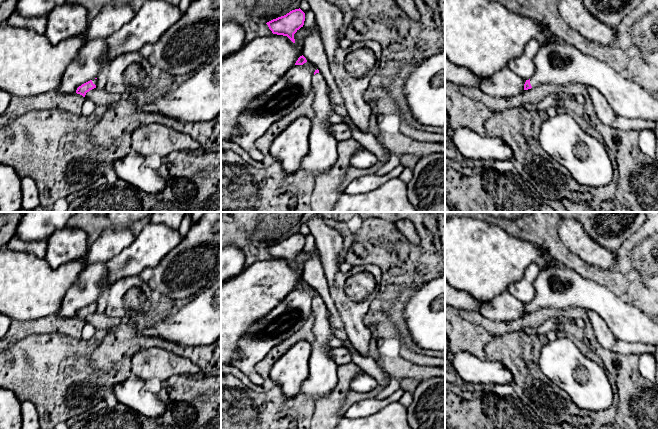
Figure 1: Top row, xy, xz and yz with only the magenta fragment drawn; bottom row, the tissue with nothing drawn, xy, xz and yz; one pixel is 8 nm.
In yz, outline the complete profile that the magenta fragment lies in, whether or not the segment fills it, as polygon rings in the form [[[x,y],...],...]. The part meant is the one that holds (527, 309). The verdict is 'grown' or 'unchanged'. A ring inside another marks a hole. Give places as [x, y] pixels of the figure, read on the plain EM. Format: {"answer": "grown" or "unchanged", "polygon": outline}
{"answer": "grown", "polygon": [[[550,257],[539,267],[534,282],[535,298],[526,304],[524,314],[538,311],[543,308],[566,309],[580,307],[591,310],[601,316],[608,324],[614,335],[627,342],[643,342],[658,345],[658,322],[642,312],[625,298],[618,297],[606,286],[589,280],[572,268]]]}

